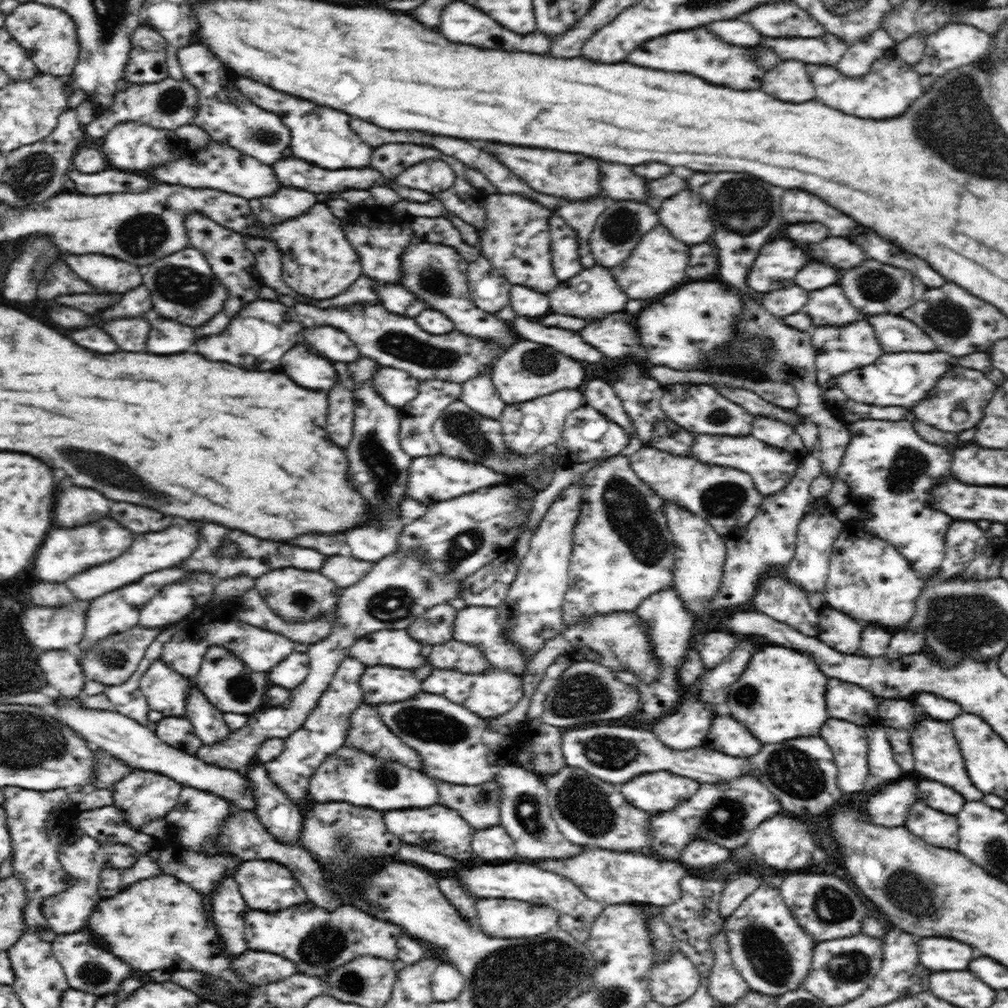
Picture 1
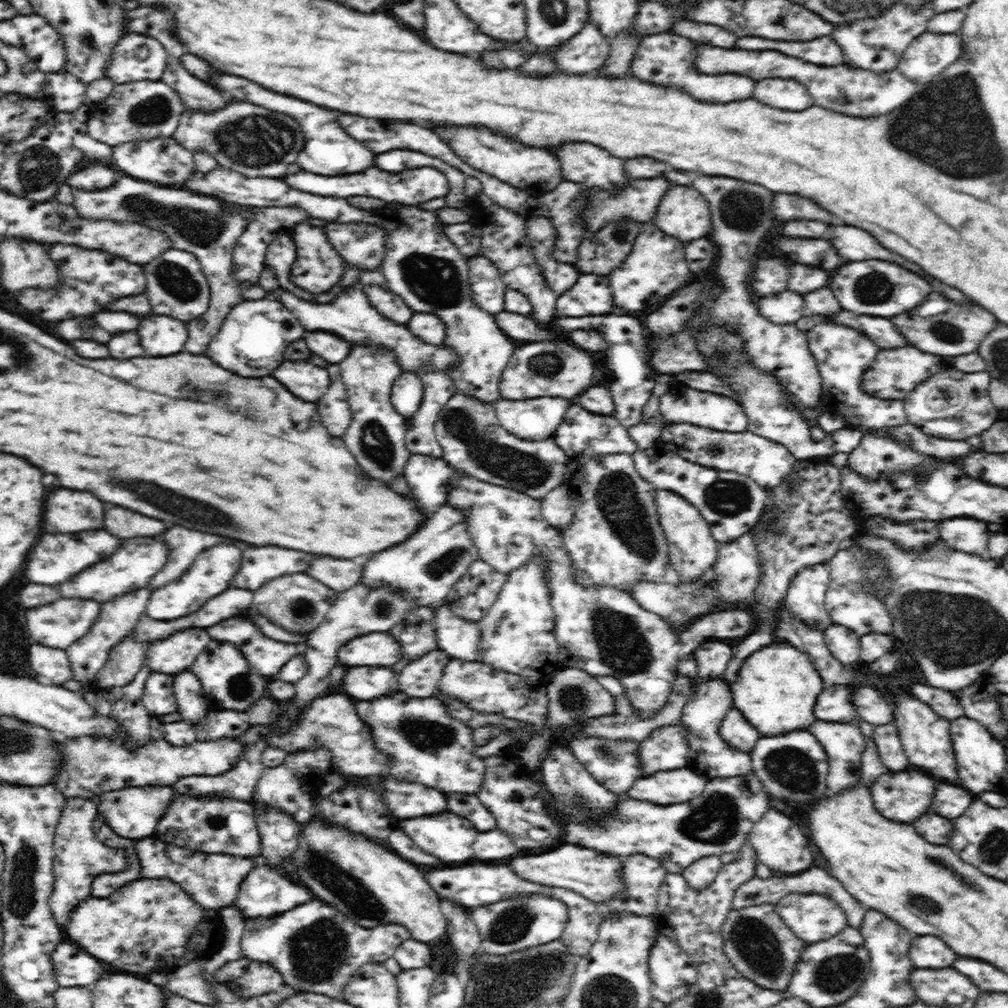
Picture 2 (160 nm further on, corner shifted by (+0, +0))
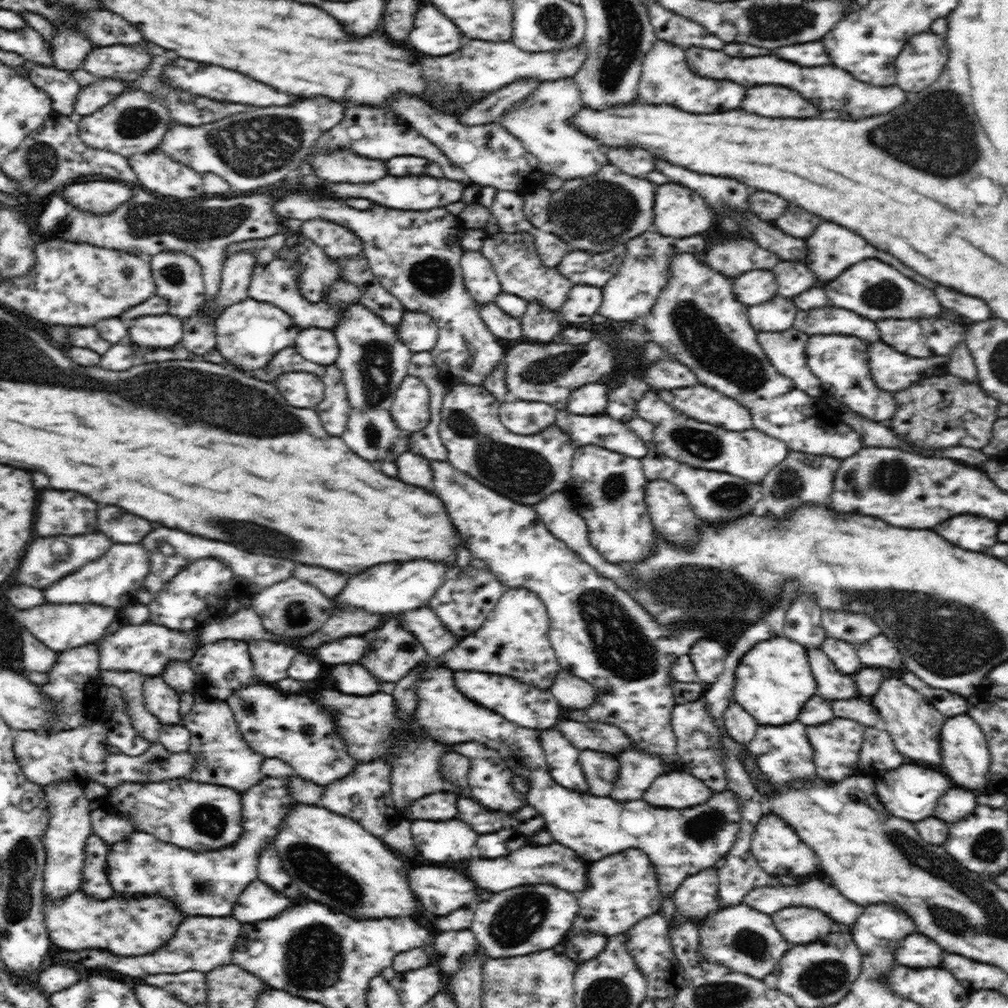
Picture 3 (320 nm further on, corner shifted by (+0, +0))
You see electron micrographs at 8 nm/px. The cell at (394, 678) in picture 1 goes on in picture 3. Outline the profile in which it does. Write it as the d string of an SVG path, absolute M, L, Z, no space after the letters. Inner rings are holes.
M344 664L344 666L332 666L330 672L336 688L344 694L358 694L368 696L372 692L378 692L378 679L370 678L366 670L358 664Z

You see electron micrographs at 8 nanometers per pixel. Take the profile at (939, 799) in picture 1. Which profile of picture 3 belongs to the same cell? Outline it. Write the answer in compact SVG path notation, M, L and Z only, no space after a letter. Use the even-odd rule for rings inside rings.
M954 786L940 798L940 804L936 805L933 814L950 824L972 814L974 808L976 808L976 796L964 788Z

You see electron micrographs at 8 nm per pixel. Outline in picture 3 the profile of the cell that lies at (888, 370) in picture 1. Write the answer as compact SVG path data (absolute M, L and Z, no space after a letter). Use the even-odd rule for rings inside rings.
M882 342L868 344L868 356L870 356L870 370L872 378L876 380L878 388L896 392L911 387L919 380L943 375L947 370L947 355L940 358L928 358L928 360L916 360L910 356L904 356L890 346Z

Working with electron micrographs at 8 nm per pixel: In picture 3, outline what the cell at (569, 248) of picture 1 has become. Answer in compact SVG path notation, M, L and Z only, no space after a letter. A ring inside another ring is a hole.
M524 233L498 234L486 236L481 254L492 264L501 284L501 292L507 292L524 299L526 303L540 302L550 310L560 310L573 282L558 273L556 268L547 268L542 264L534 245L532 235Z

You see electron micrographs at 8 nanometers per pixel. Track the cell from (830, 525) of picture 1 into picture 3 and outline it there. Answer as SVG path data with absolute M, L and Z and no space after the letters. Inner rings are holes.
M802 596L792 602L790 610L786 612L784 636L798 642L806 650L820 648L824 642L824 630L820 622L820 608L816 606L814 598Z

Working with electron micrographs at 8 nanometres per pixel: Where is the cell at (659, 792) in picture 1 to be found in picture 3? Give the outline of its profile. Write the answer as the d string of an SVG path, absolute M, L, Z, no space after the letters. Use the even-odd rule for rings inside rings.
M678 770L659 775L642 795L656 808L690 808L704 804L714 792L700 779Z

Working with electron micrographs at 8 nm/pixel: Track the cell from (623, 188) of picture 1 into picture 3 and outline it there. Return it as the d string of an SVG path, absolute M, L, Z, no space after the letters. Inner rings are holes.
M573 77L544 81L532 91L528 100L522 100L522 104L508 110L498 124L524 144L524 148L538 159L539 166L546 173L556 172L564 181L593 175L608 164L608 160L602 154L600 144L572 124L572 116L576 116L582 108L580 98L581 92Z

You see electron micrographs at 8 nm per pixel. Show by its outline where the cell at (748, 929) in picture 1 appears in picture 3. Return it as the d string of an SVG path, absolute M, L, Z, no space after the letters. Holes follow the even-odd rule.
M742 903L709 913L699 926L702 958L755 979L769 981L782 954L793 946L776 930L771 915Z

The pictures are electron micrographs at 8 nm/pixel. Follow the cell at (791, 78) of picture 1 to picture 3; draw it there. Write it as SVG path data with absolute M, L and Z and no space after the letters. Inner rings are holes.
M776 86L748 88L740 108L744 108L750 114L778 116L778 118L810 118L818 116L820 112L810 102L804 102L804 98L798 96L796 92Z

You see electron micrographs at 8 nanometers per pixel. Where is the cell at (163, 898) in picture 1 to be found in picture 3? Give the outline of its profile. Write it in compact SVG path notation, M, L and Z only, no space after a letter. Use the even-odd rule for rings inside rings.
M81 890L72 892L71 895L56 899L46 900L44 904L44 922L52 943L65 951L78 951L84 948L100 948L112 952L116 956L138 956L154 952L156 948L164 946L176 932L184 916L173 902L157 894L144 894L144 896L116 896L108 900L96 900Z

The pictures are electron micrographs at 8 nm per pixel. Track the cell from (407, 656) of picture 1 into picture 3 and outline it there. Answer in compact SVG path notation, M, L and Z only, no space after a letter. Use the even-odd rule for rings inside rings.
M339 638L334 642L326 642L316 648L316 658L326 662L326 664L352 664L358 662L364 652L366 644L369 644L365 638Z

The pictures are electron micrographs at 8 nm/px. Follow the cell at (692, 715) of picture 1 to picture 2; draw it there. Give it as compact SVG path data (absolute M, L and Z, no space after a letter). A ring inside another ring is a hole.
M682 724L664 726L654 730L649 738L640 743L638 759L642 777L654 775L660 770L678 769L687 766L688 729Z

